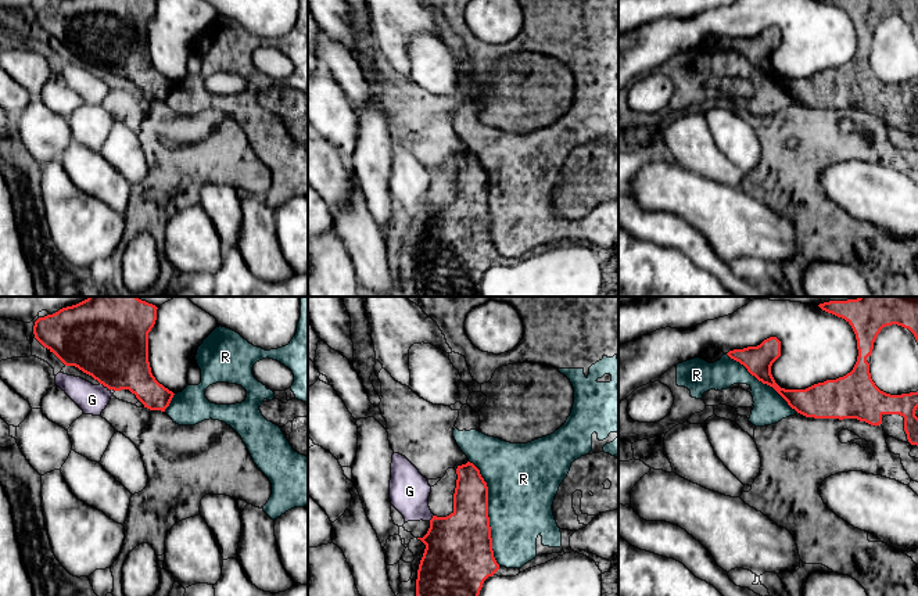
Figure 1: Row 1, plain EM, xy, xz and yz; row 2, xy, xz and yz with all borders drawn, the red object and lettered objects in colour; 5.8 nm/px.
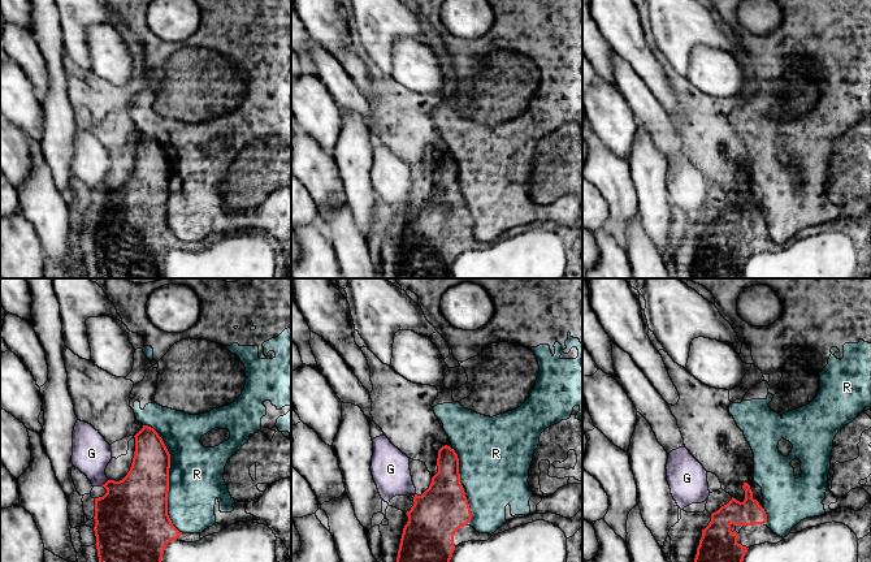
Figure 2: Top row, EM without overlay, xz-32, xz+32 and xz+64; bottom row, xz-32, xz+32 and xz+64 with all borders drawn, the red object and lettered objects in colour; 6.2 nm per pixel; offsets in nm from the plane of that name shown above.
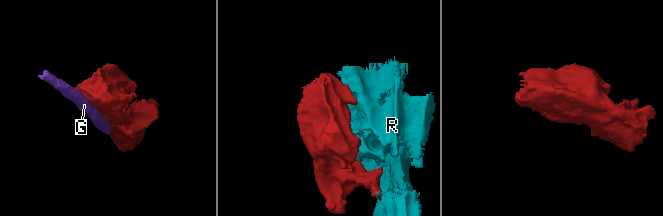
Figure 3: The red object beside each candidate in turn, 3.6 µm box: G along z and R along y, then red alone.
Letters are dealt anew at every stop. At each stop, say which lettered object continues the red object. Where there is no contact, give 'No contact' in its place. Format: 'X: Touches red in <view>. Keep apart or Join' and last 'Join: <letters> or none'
G: Touches red in xz. Keep apart
R: Touches red in xz. Keep apart
Join: none

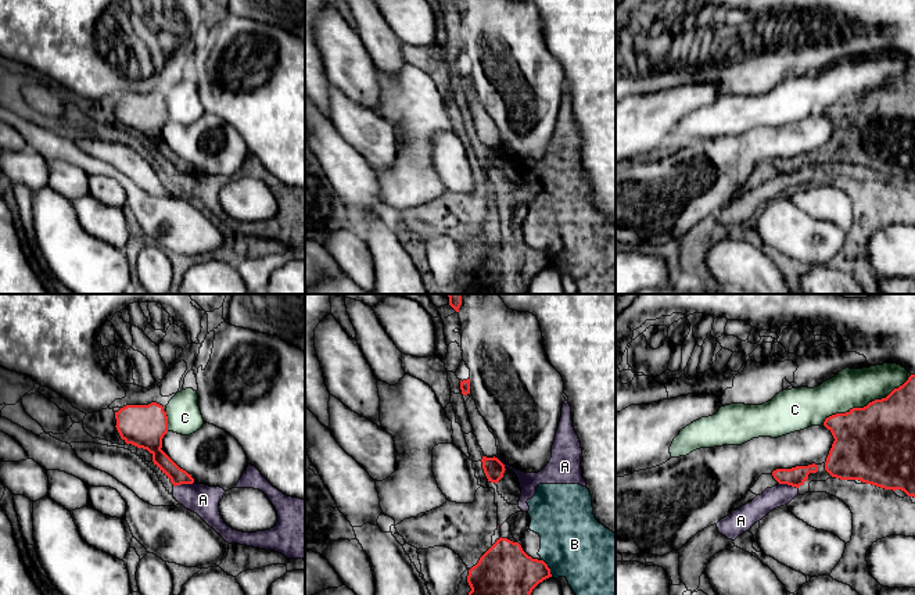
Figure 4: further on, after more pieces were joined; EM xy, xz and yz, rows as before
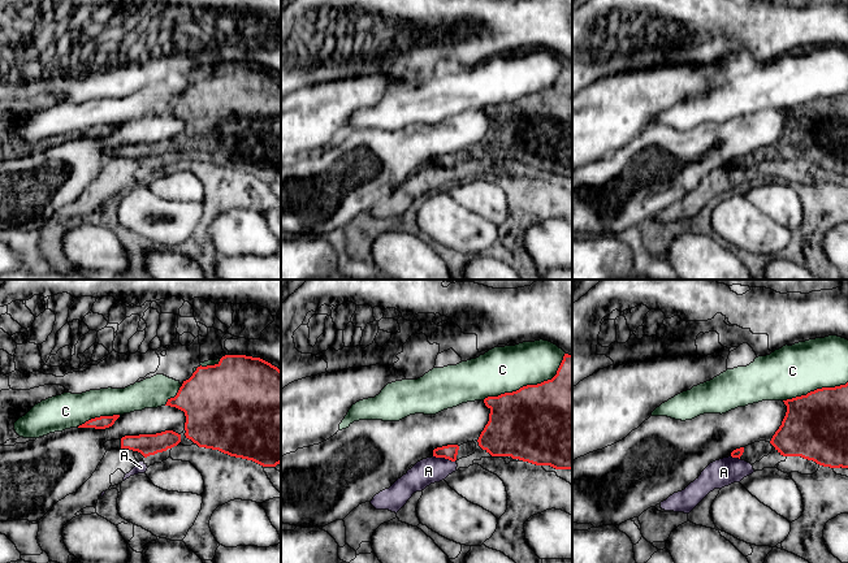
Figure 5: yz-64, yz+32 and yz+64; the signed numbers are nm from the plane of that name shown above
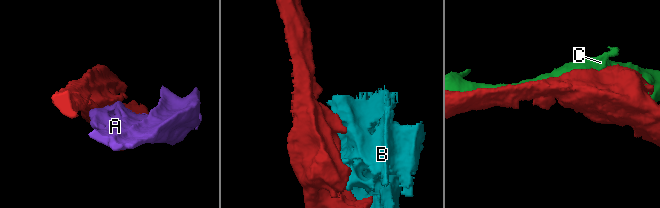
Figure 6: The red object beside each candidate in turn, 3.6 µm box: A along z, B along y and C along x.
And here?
A: Touches red in xy. Keep apart
B: Touches red in xz. Keep apart
C: Touches red in yz. Keep apart
Join: none

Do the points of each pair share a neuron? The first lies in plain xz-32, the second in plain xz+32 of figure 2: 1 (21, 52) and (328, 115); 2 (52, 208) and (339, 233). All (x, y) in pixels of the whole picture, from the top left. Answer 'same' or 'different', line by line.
1: different
2: same

